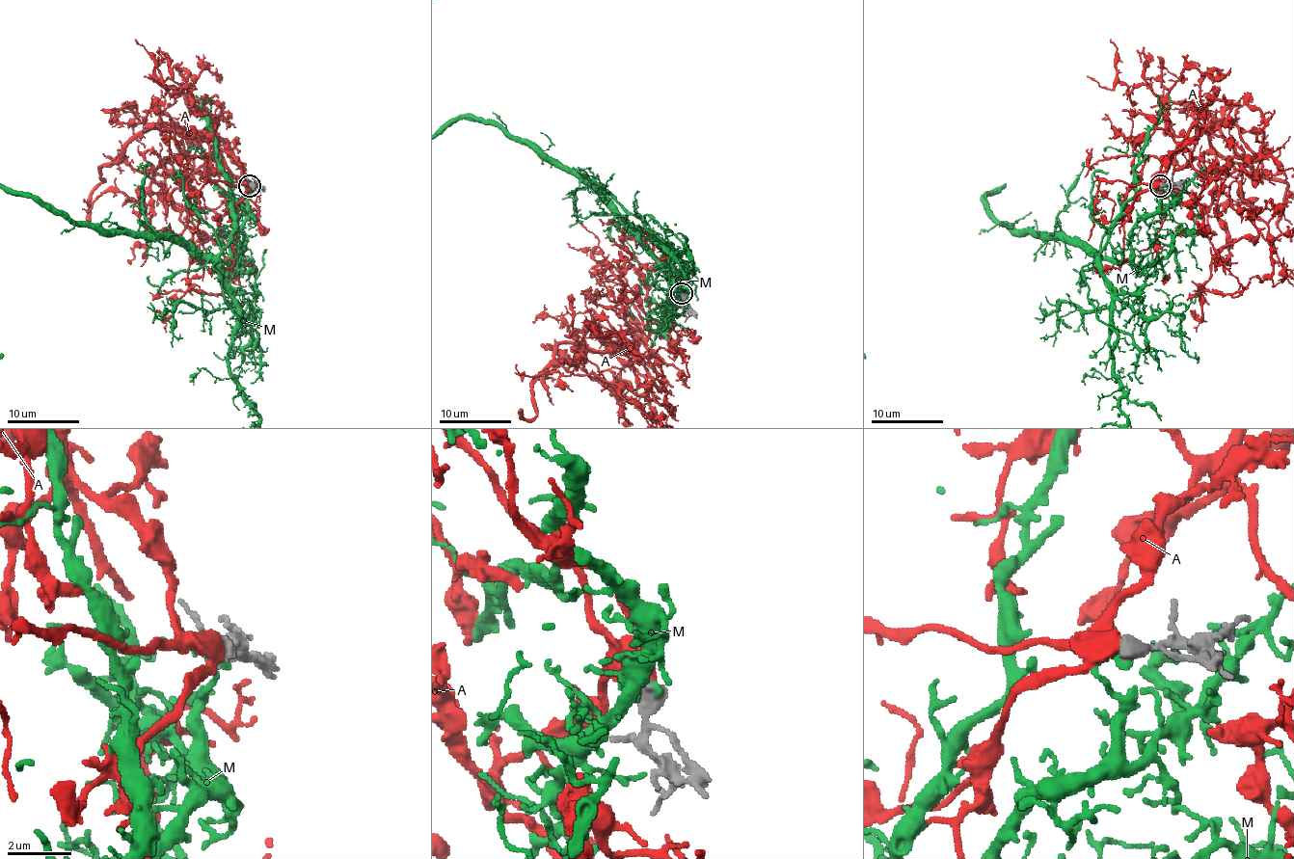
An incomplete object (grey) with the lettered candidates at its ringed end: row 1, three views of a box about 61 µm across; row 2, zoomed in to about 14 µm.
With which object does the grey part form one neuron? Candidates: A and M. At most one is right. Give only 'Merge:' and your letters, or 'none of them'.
Merge: A

